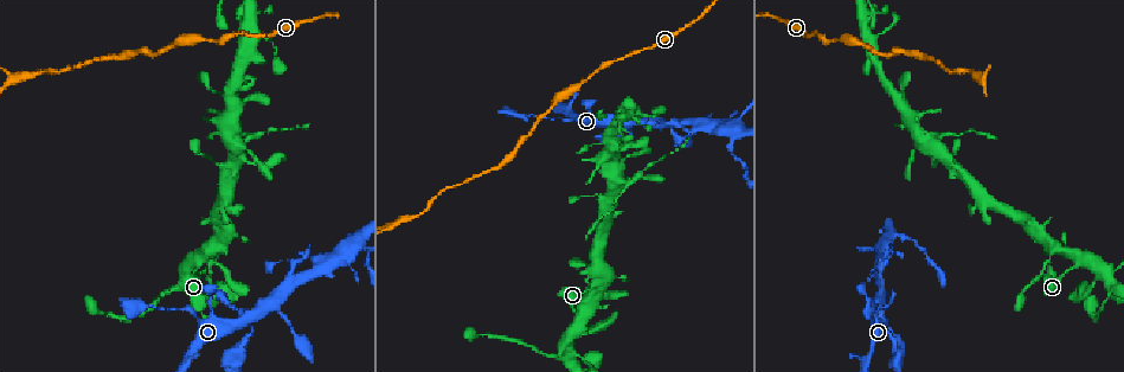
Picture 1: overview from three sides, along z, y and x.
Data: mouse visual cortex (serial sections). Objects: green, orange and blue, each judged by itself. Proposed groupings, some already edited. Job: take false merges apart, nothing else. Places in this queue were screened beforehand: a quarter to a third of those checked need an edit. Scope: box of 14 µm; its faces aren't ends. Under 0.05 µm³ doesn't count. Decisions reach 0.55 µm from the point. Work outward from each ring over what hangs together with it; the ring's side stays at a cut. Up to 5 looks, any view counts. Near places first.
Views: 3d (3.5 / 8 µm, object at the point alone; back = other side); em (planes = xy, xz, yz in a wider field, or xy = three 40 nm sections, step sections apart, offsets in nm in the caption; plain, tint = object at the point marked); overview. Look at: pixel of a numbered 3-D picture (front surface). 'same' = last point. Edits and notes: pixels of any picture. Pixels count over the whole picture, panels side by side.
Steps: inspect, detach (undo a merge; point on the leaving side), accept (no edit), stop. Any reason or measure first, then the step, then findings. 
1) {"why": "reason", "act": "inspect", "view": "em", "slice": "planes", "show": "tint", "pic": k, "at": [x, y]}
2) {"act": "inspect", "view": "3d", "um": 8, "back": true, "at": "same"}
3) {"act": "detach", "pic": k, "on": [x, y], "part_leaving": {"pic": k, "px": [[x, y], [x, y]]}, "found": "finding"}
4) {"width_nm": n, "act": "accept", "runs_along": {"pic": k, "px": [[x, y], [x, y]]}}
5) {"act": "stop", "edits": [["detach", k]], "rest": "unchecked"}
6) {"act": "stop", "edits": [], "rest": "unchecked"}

{"why": "a fork", "act": "inspect", "view": "3d", "um": 3.5, "pic": 1, "at": [627, 129]}

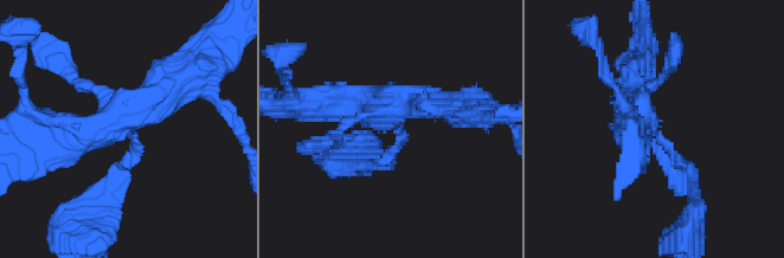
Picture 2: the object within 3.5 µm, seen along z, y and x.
{"why": "need the tissue", "act": "inspect", "view": "em", "slice": "xy", "step": 2, "show": "tint", "pic": 2, "at": [128, 133]}

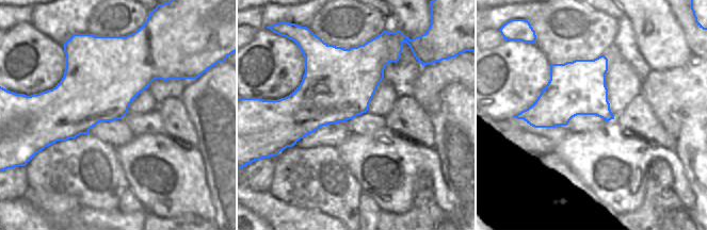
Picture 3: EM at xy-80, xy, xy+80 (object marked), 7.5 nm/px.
{"act": "accept", "runs_along": {"pic": 2, "px": [[47, 146], [107, 128], [186, 73]]}, "found": "one cell here"}

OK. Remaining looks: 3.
{"why": "three arms meet", "act": "inspect", "view": "3d", "um": 3.5, "back": true, "pic": 1, "at": [881, 281]}

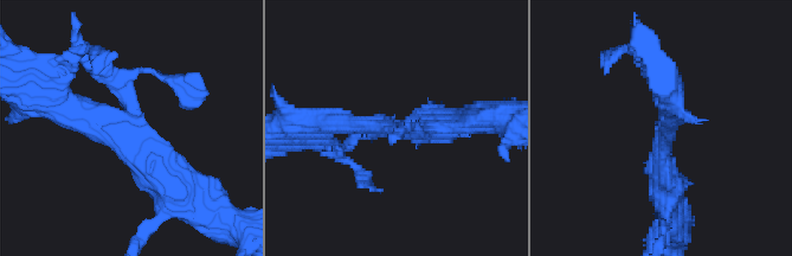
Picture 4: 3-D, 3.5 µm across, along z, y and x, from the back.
{"arms": 3, "arm_widths_nm": [150, 250, 450], "why": "now the EM", "act": "inspect", "view": "em", "slice": "xy", "step": 1, "show": "tint", "pic": 4, "at": [663, 137]}

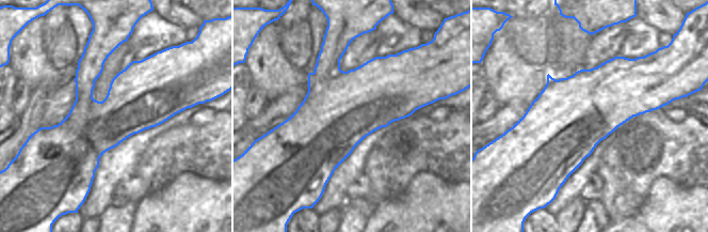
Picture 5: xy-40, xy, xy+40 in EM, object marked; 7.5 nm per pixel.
{"why": "cut it another way", "act": "inspect", "view": "em", "slice": "xy", "step": 5, "show": "tint", "at": "same"}

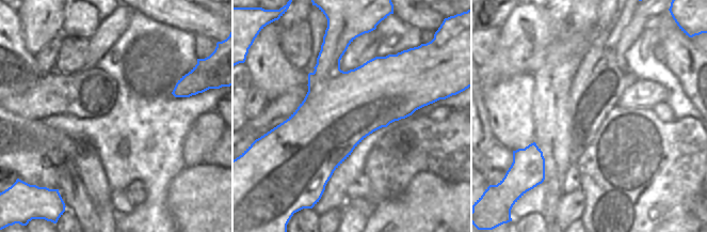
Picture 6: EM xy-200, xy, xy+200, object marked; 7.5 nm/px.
{"act": "detach", "pic": 4, "on": [179, 90], "found": "two cells meet here"}

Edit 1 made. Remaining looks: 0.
{"act": "stop", "edits": [["detach", 4]], "rest": "unchecked"}

